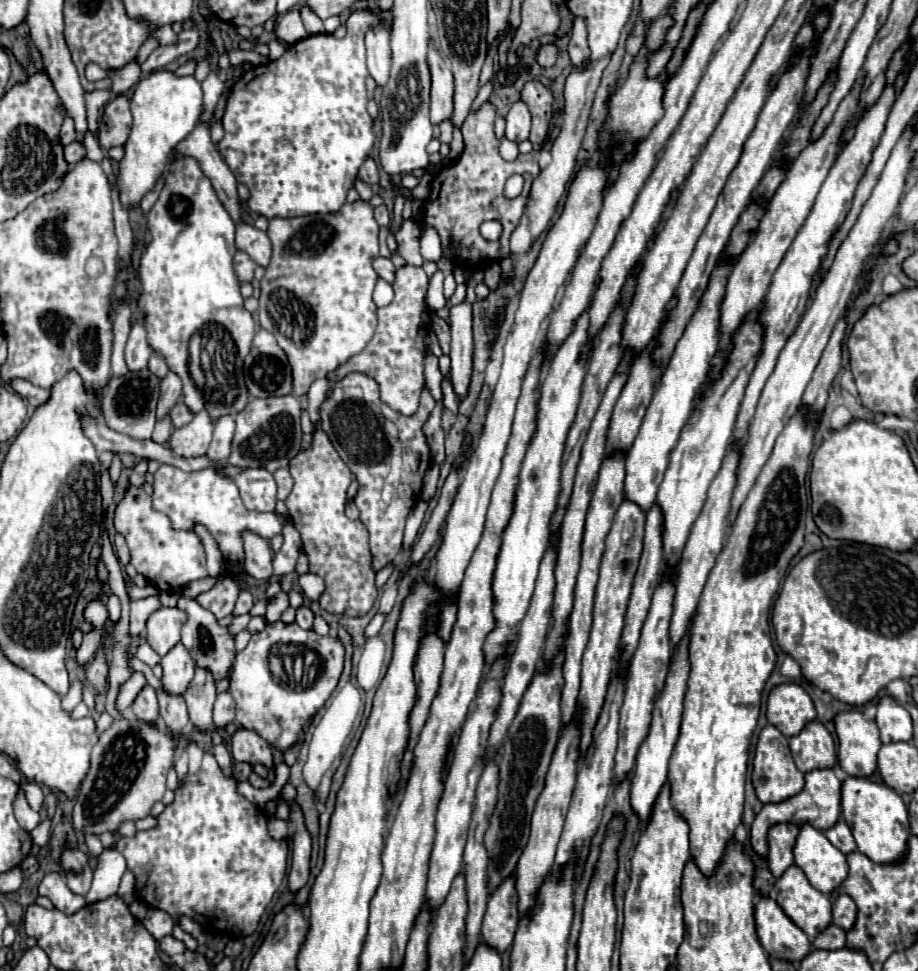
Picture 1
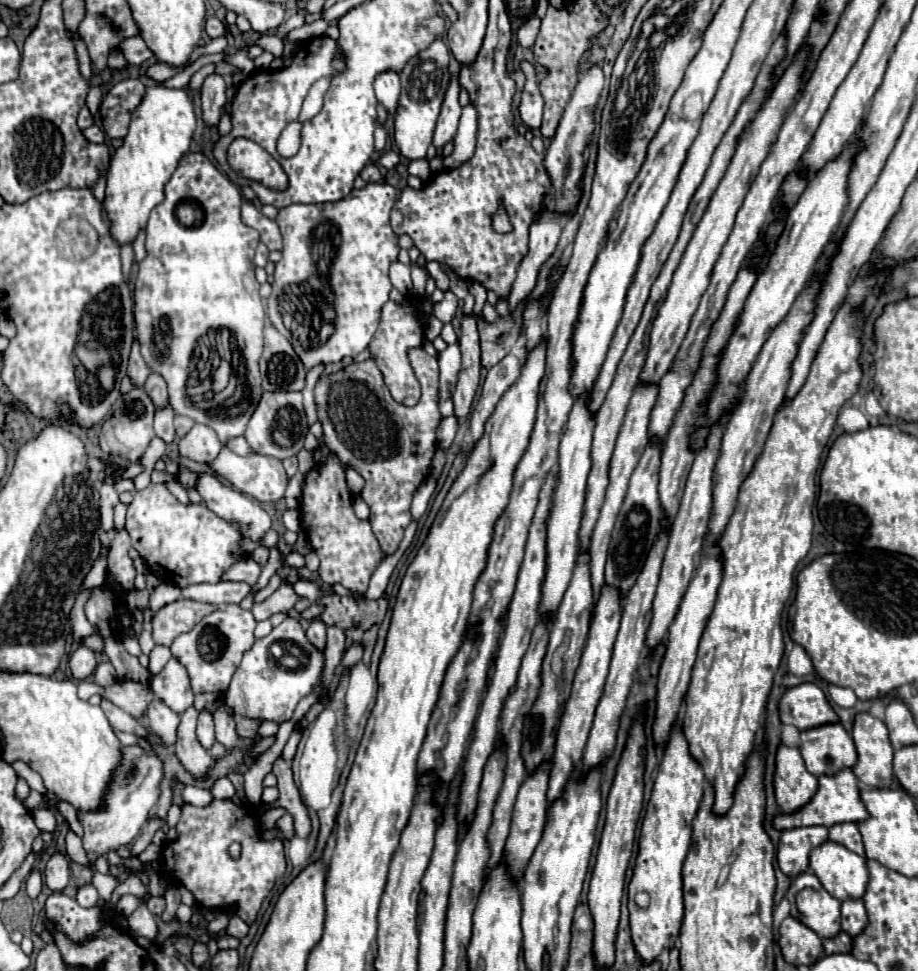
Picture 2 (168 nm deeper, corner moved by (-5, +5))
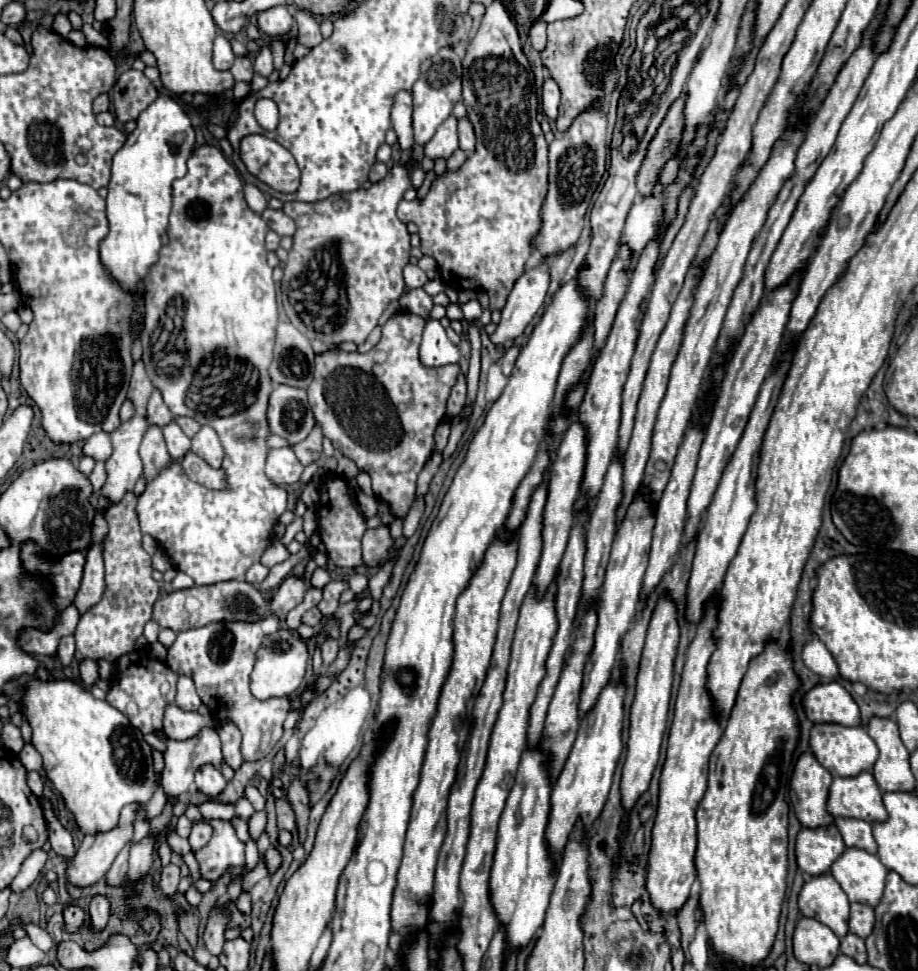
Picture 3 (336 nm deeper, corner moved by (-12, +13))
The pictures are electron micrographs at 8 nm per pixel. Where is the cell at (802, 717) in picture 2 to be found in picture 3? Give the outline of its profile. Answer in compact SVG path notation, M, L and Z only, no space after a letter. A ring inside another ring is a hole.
M837 681L815 685L801 703L807 719L813 723L859 725L859 707Z

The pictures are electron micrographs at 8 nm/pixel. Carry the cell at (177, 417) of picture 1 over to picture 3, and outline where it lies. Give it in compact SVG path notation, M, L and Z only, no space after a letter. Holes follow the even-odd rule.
M177 417L175 421L179 423L179 427L183 429L183 433L185 433L187 437L193 437L193 435L199 431L199 427L201 427L193 417Z

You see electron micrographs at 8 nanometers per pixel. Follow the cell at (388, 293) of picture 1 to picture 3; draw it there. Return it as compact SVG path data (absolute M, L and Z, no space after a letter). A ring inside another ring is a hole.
M423 288L405 291L399 298L400 308L403 311L410 311L425 320L428 319L428 315L434 305L438 304L446 307L449 302L449 298L444 292L431 297L426 294Z

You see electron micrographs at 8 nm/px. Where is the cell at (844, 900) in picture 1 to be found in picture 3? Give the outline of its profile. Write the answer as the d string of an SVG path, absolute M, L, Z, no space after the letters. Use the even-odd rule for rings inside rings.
M851 903L849 931L865 939L865 937L873 931L873 925L875 925L875 913L873 913L873 907L861 905L861 903Z

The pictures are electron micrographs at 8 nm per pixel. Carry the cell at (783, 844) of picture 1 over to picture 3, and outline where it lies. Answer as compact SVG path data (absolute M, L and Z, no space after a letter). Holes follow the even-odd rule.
M835 825L815 829L803 827L795 841L797 865L809 875L821 875L843 853L843 849L845 843Z

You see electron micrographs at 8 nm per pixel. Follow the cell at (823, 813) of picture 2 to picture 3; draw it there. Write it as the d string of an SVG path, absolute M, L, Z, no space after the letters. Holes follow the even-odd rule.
M861 771L855 777L835 777L829 789L827 811L833 817L855 817L869 823L887 819L881 791L869 771Z

